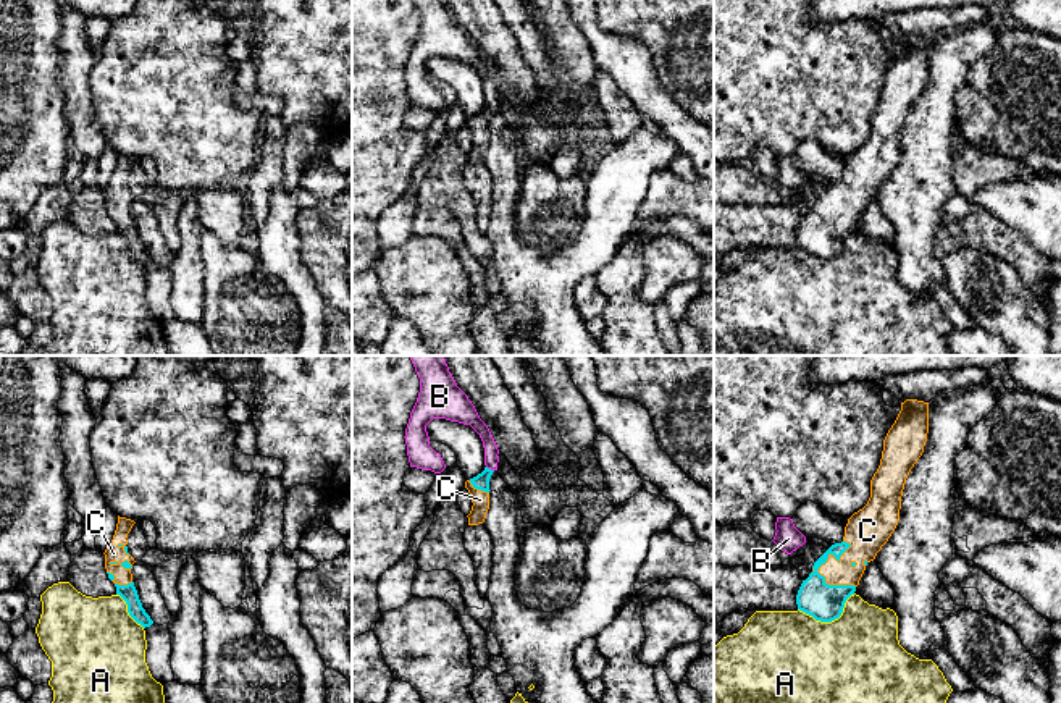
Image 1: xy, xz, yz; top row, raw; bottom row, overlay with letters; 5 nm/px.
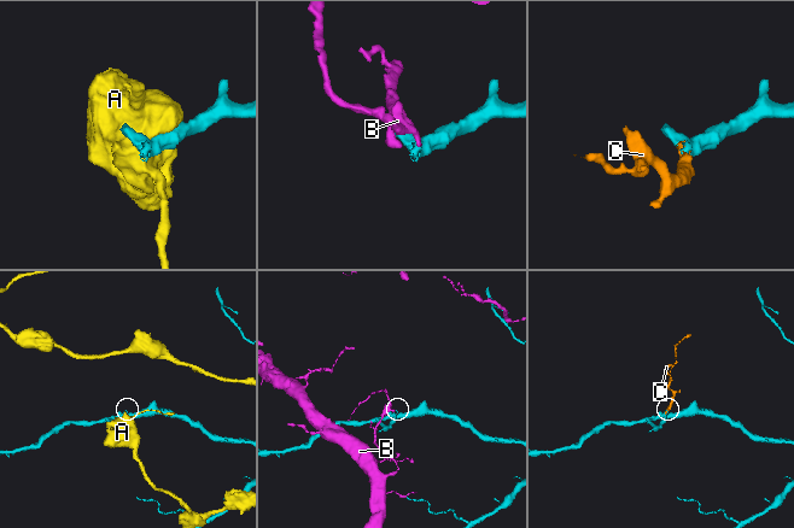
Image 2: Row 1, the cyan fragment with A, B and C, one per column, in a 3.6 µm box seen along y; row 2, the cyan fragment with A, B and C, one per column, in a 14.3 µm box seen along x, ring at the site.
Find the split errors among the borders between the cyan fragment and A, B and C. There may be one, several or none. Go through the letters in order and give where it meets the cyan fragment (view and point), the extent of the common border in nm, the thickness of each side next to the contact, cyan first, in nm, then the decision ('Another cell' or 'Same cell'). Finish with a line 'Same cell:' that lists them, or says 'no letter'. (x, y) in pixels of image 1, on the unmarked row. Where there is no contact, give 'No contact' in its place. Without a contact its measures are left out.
A: Touches cyan at yz (830, 259). Shared border 300 nm. Thickness 180 nm (cyan) against 500 nm. Another cell
B: Touches cyan at xz (490, 107). Shared border 50 nm. Thickness 80 nm (cyan) against 70 nm. Another cell
C: Touches cyan at yz (827, 196). Shared border 240 nm. Thickness 180 nm (cyan) against 220 nm. Same cell
Same cell: C

